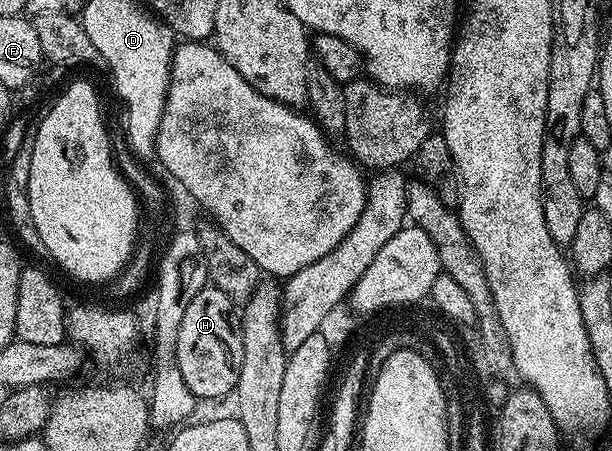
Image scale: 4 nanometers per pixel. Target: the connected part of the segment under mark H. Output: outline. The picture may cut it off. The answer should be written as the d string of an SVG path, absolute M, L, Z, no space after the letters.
M206 286L191 298L191 306L179 322L179 342L177 343L177 361L179 374L187 382L187 390L198 401L221 400L225 395L236 393L239 382L239 370L243 366L243 338L238 317L233 317L235 305L223 290Z

